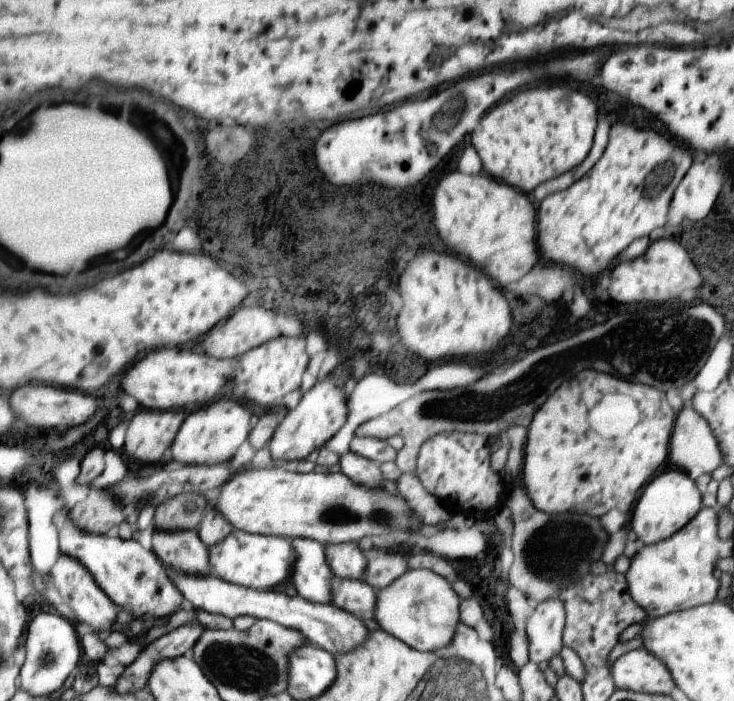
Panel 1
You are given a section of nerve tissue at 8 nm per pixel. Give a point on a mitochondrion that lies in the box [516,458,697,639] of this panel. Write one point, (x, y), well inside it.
(549, 548)

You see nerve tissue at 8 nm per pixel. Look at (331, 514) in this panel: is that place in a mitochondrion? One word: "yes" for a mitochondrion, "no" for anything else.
yes

